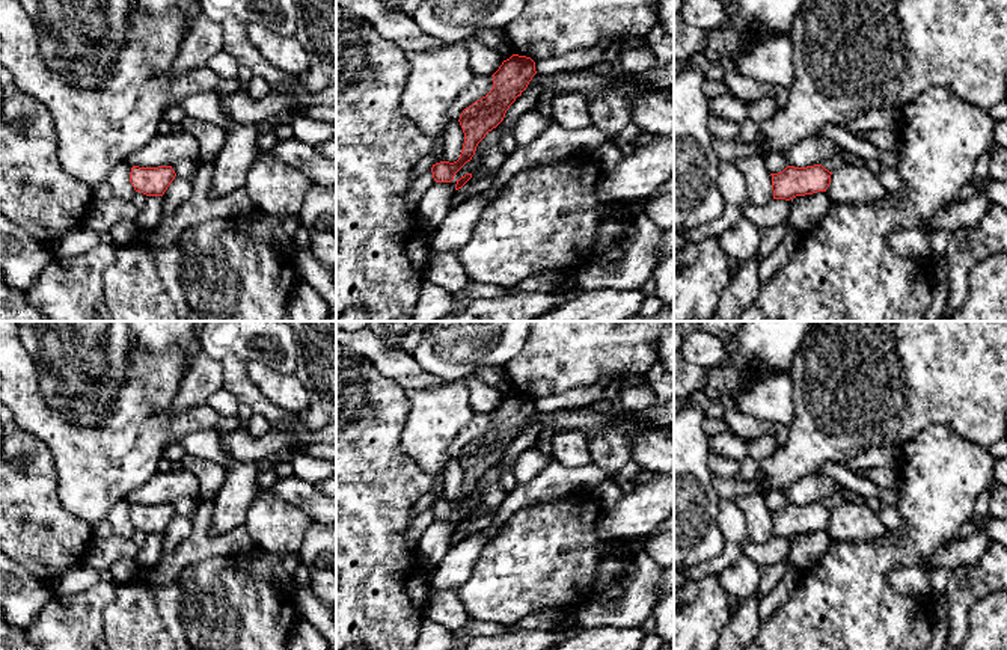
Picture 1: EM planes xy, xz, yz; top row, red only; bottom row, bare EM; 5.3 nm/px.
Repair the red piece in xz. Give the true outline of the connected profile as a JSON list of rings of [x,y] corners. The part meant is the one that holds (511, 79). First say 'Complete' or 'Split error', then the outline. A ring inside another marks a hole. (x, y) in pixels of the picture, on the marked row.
Complete. [[[513,54],[502,62],[491,75],[491,90],[460,115],[458,122],[464,133],[460,158],[454,163],[433,164],[431,172],[436,182],[451,182],[455,173],[472,160],[478,143],[504,121],[510,106],[522,95],[535,74],[535,62],[531,57]]]

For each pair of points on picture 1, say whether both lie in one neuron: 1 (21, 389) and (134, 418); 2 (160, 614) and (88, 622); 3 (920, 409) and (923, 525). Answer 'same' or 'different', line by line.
1: same
2: different
3: different

